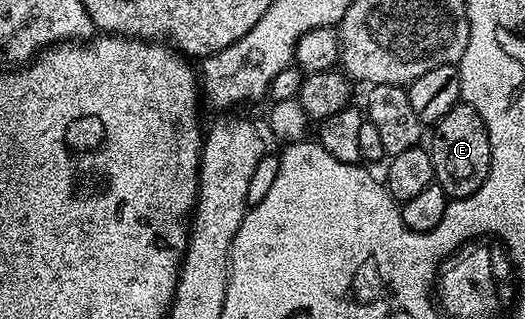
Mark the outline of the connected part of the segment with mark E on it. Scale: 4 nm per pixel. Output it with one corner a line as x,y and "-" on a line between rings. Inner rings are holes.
460,104
445,112
445,116
434,123
433,130
435,135
431,142
429,138
429,149
435,169
435,182
451,200
477,192
491,171
491,145
481,116
472,106

